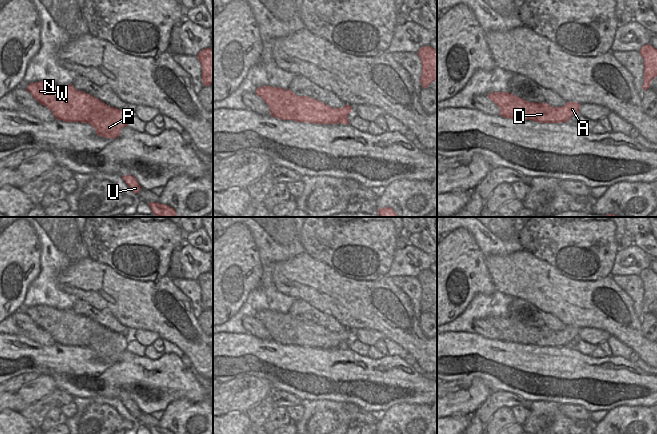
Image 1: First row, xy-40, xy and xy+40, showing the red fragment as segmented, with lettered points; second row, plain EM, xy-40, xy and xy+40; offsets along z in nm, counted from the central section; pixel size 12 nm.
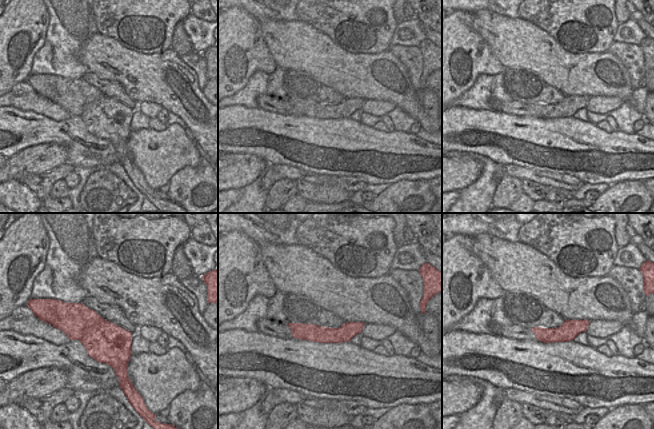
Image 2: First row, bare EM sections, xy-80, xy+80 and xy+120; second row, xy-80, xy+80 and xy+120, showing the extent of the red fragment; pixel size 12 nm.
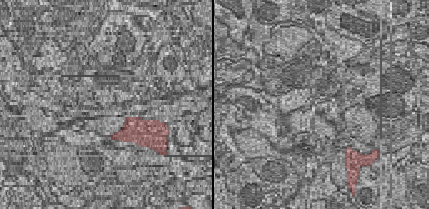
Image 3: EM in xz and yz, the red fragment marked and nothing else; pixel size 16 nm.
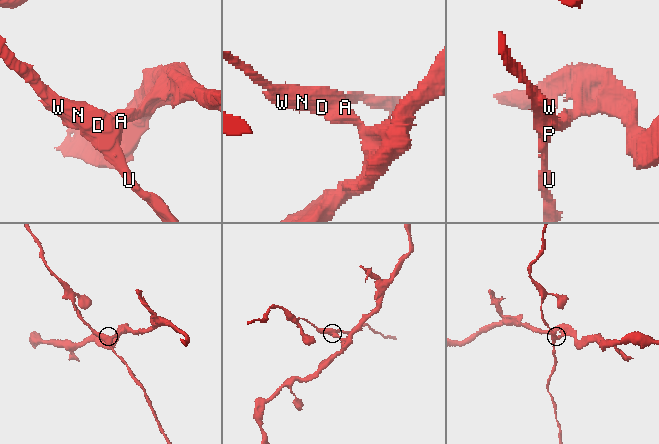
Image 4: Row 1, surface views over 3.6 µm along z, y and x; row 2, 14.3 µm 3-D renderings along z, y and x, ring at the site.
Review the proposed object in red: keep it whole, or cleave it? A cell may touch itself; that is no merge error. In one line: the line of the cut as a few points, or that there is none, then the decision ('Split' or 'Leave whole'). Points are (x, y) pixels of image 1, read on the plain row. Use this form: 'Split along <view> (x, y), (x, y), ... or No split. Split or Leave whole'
Split along xy (331, 332), (338, 335), (340, 343), (346, 342). Split.

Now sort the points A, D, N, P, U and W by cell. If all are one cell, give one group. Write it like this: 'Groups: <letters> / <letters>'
Groups: A / D N P U W.

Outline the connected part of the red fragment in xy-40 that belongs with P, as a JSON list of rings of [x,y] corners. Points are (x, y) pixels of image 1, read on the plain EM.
[[[39,305],[30,307],[26,314],[37,326],[46,330],[55,343],[64,346],[88,347],[95,353],[96,358],[103,362],[117,362],[121,353],[127,350],[126,336],[110,331],[86,316],[76,314],[72,308],[57,310],[53,307]]]

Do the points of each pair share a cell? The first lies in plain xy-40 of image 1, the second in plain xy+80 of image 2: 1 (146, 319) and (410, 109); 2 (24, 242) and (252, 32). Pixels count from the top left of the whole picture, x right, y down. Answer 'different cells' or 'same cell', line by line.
1: same cell
2: same cell

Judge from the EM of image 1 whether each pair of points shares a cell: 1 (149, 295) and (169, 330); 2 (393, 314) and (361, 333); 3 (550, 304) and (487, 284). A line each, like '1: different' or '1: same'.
1: same
2: different
3: different

